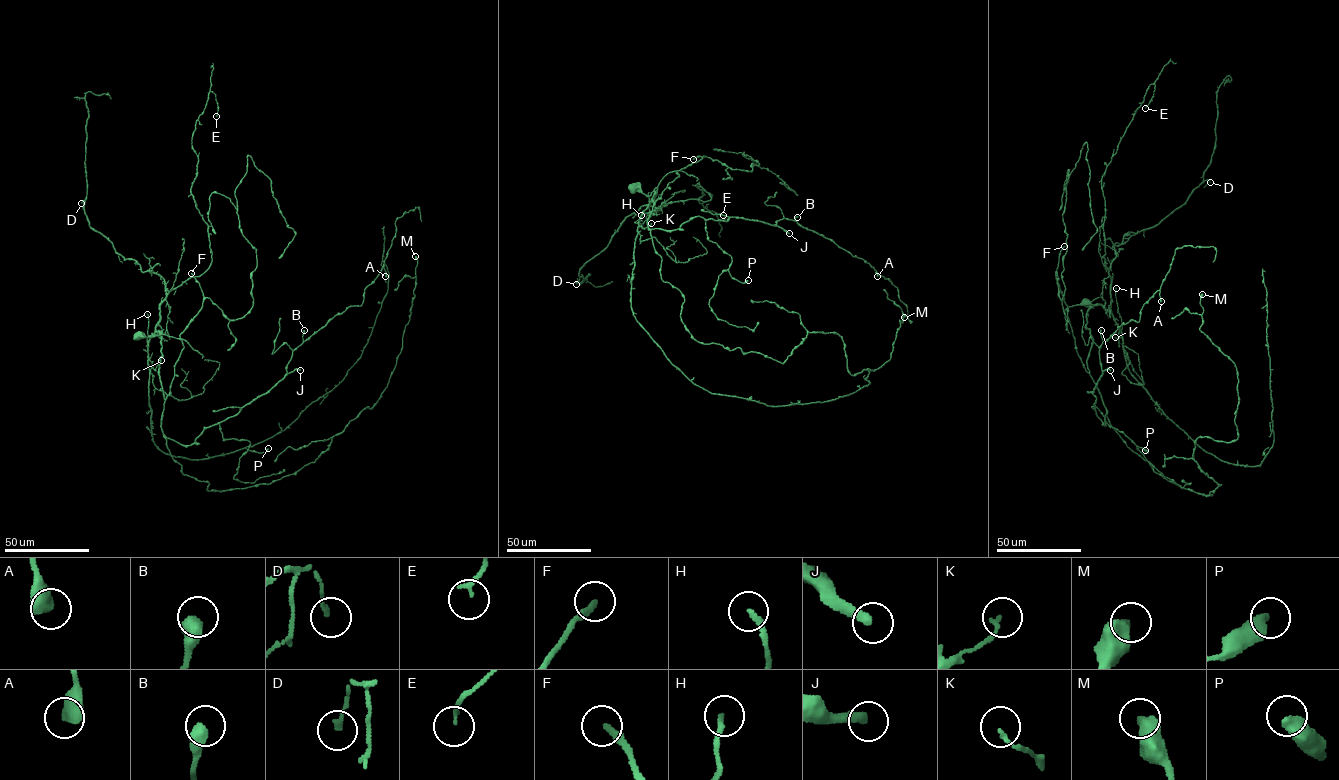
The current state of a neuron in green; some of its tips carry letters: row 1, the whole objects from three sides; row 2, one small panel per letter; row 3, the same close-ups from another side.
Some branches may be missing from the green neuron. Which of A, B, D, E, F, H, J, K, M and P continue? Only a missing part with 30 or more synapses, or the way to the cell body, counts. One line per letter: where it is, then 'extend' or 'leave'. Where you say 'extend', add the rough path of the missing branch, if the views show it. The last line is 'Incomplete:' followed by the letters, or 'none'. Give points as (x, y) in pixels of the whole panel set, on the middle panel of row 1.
A: (877, 276) | leave
B: (797, 217) | leave
D: (576, 284) | leave
E: (723, 215) | leave
F: (693, 159) | extend | (693, 159), (678, 170), (678, 176), (666, 190), (638, 203), (639, 214), (628, 218)
H: (641, 215) | leave
J: (789, 233) | extend | (789, 233), (821, 264), (833, 270), (852, 269), (872, 285), (885, 318), (872, 334), (860, 325)
K: (651, 223) | leave
M: (904, 317) | leave
P: (748, 280) | leave
Incomplete: F, J

